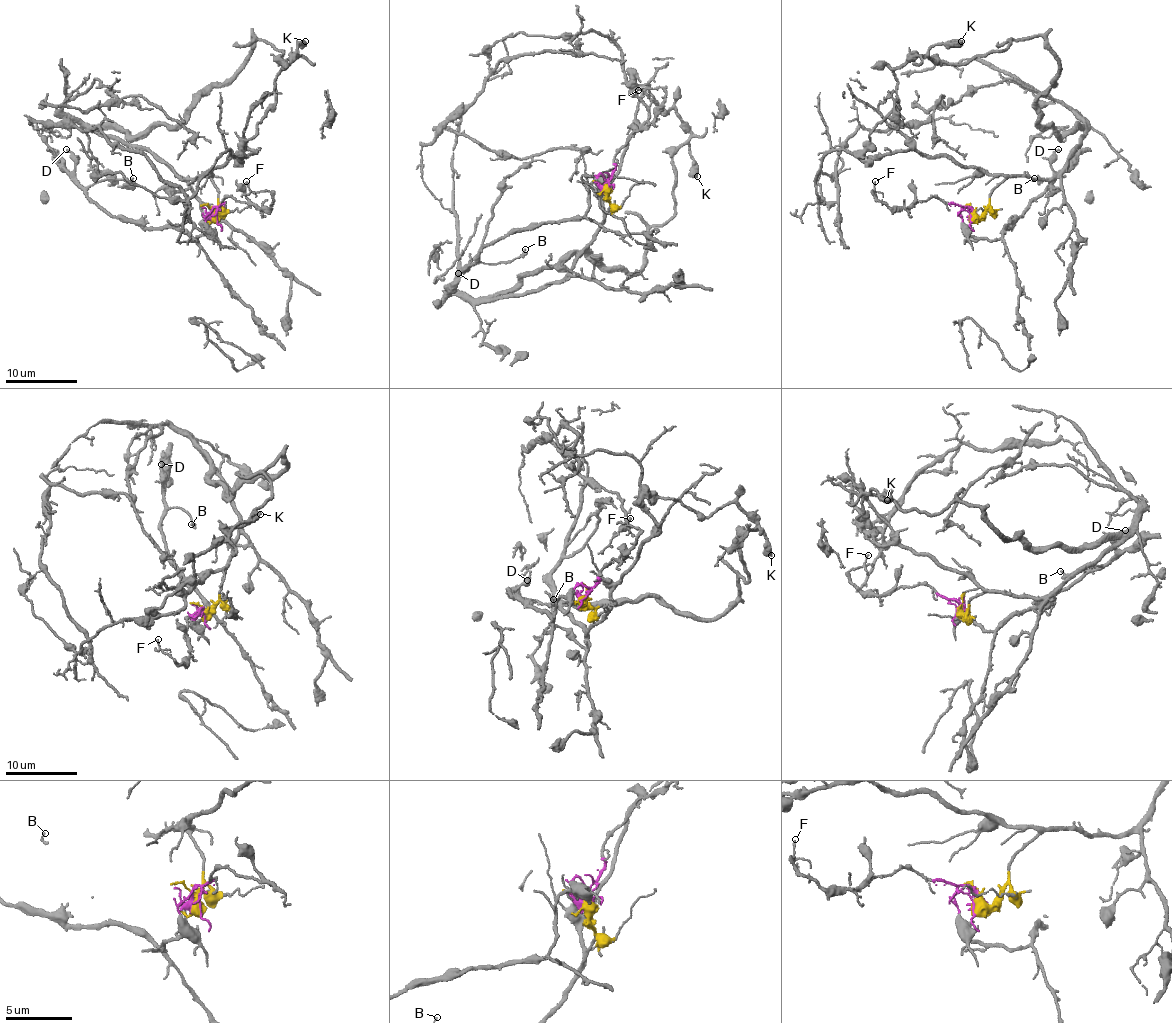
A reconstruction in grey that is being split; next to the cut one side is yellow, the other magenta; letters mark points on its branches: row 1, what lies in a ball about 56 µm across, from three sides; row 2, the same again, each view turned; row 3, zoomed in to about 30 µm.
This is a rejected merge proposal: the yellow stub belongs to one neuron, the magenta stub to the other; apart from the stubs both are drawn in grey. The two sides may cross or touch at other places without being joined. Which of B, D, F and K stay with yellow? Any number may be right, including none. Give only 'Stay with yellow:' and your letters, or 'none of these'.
Stay with yellow: K

